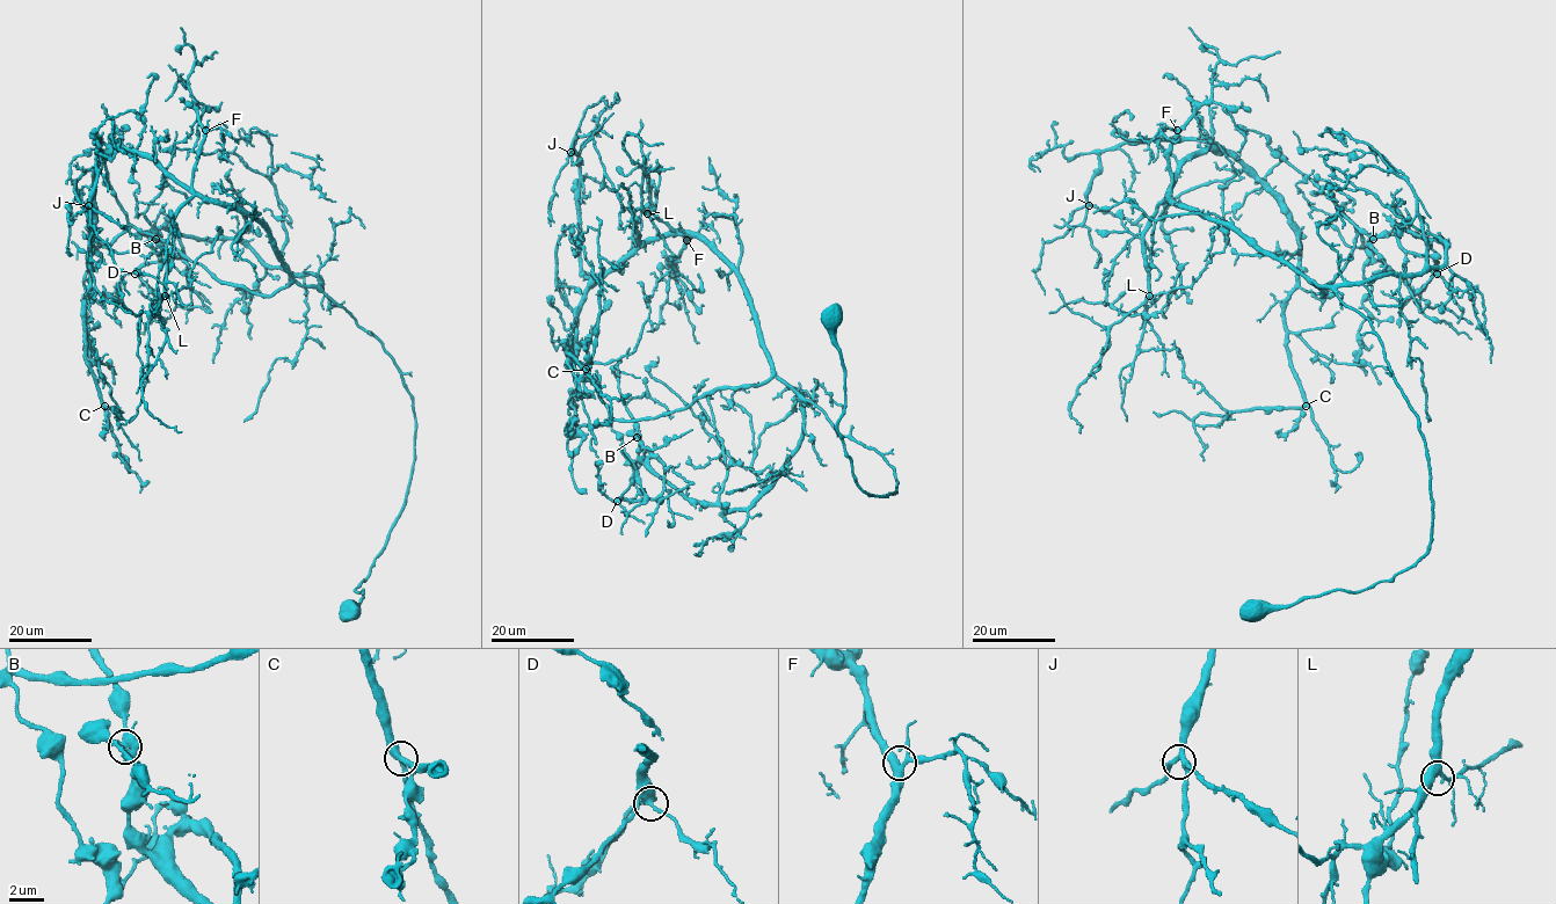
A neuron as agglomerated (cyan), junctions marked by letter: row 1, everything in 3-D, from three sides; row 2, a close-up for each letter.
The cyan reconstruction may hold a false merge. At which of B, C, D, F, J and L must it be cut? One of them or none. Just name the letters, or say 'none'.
none

